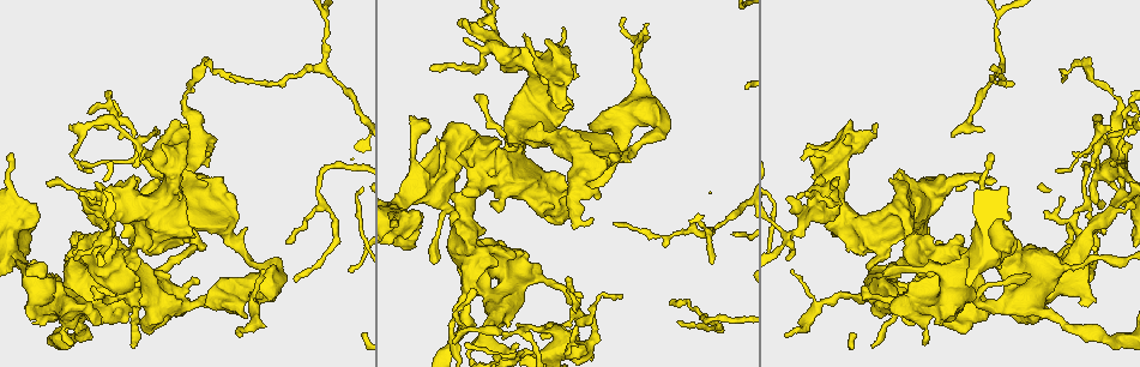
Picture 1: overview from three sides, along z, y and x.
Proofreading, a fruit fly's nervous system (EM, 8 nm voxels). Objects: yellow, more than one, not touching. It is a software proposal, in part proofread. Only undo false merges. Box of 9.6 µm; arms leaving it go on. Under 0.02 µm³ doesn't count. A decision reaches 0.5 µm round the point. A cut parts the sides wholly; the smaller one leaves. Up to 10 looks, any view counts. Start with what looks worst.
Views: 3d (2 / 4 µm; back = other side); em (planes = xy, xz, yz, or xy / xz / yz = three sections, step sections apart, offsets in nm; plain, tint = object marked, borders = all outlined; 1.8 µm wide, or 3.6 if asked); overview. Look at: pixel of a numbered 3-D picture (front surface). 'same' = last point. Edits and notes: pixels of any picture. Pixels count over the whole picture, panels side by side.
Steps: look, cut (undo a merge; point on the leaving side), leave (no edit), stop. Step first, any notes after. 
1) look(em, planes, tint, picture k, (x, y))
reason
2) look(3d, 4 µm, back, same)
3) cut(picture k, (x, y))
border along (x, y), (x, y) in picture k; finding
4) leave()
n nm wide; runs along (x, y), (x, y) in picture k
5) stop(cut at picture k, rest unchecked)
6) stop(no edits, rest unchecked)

look(em, xz, step 4, tint, picture 1, (18, 257))
calibre changes

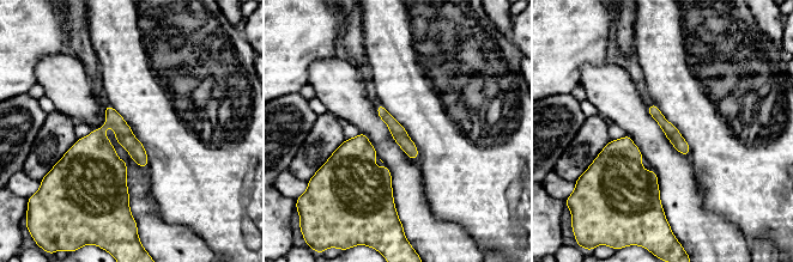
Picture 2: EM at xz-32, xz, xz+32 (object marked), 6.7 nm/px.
look(em, planes, tint, same)
cut it another way

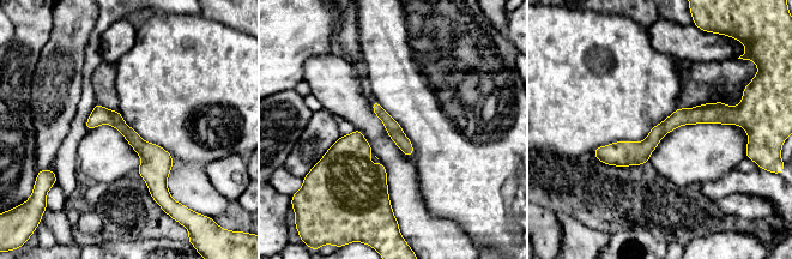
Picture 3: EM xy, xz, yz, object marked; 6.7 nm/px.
leave()
runs along (732, 116), (679, 116), (640, 152), (597, 152) in picture 3; one neuron here

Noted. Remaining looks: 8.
look(em, planes, tint, picture 1, (572, 353))
sharp bend

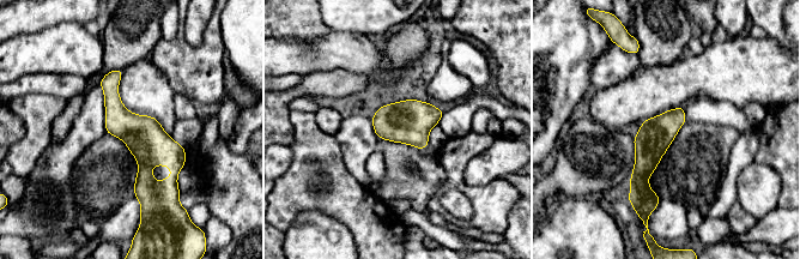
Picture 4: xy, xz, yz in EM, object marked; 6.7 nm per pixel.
leave()
all the same neuron

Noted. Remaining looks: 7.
look(3d, 4 µm, picture 1, (558, 68))
a fork

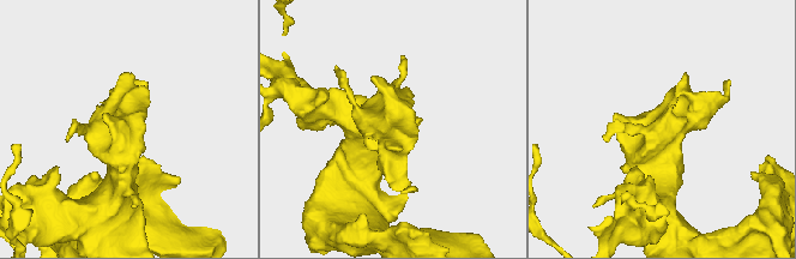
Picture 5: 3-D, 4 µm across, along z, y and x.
look(em, 3.6 µm, yz, step 16, tint, picture 5, (392, 126))
now the EM

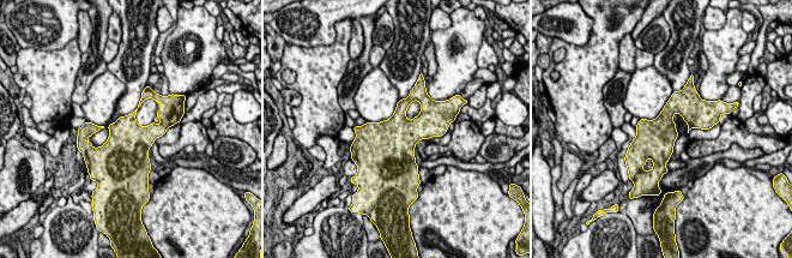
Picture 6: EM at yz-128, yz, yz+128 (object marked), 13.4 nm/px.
leave()
one neuron here

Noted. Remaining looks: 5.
look(em, 3.6 µm, xy, step 4, tint, picture 1, (661, 128))
sharp bend

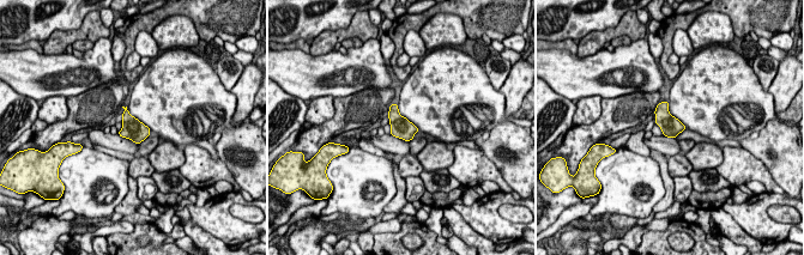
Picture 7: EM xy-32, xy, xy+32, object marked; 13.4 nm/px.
look(em, 3.6 µm, planes, tint, same)

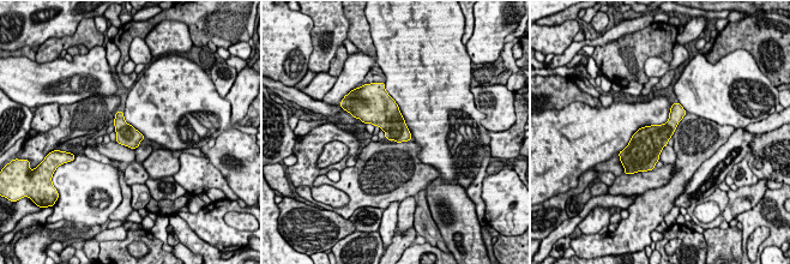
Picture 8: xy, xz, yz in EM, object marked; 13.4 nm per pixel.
leave()
continuous, no second neuron

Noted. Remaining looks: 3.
stop(no edits, rest unchecked)

